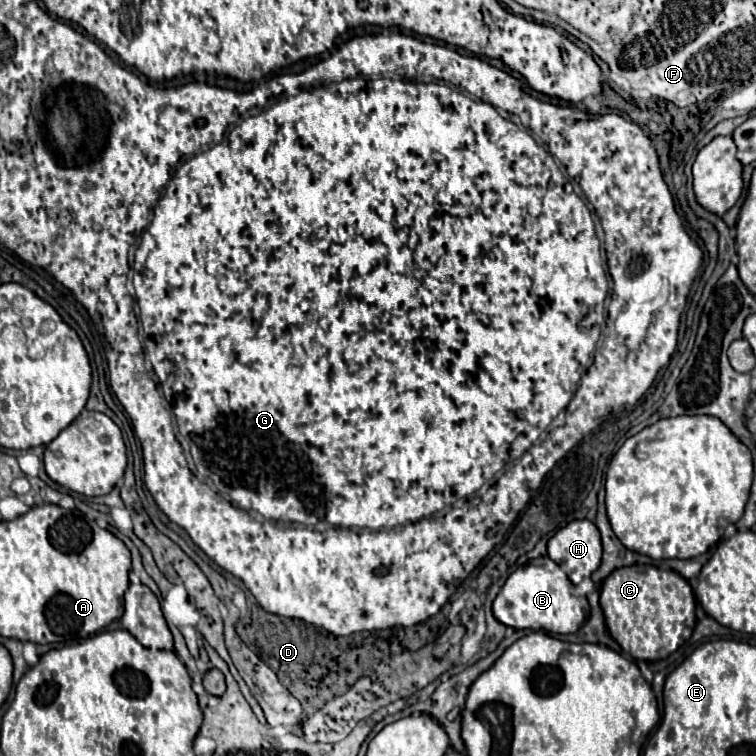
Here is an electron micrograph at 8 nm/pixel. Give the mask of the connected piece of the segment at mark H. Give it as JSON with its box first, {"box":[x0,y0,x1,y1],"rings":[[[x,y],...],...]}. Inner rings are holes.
{"box":[548,519,602,585],"rings":[[[588,519],[568,523],[548,541],[548,555],[564,567],[570,581],[578,585],[600,567],[602,541],[598,527]]]}

